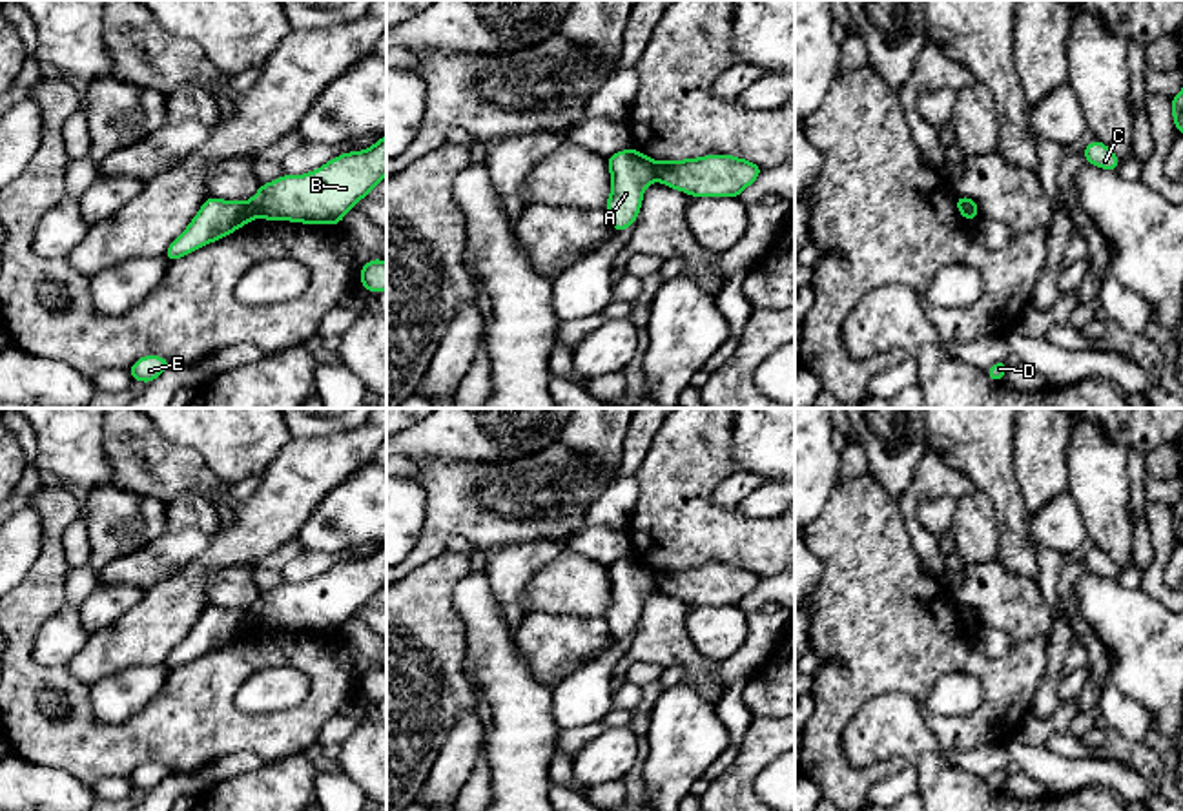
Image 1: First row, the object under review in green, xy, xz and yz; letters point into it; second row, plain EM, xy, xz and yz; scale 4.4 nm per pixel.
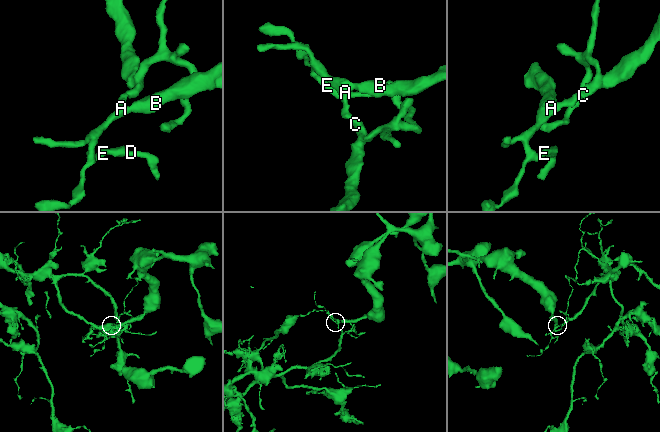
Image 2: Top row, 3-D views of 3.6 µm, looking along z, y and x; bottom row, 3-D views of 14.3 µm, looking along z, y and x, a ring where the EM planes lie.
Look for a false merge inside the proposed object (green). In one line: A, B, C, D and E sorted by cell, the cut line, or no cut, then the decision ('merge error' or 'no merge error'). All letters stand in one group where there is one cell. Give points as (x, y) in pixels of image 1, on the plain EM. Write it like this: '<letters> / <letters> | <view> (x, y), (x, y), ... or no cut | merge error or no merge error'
A C D E / B | xz (660, 571), (655, 587) | merge error

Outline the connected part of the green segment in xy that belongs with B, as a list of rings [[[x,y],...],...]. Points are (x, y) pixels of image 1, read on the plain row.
[[[386,543],[365,559],[346,559],[304,583],[281,583],[248,609],[253,627],[341,632],[386,583]]]

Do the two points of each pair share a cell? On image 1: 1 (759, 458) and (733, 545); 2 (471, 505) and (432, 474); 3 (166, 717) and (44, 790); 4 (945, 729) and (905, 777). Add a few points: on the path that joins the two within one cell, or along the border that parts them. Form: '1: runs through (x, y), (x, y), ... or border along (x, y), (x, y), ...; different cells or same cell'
1: border along (731, 429), (731, 458), (737, 471); different cells
2: runs through (462, 503), (442, 483); same cell
3: border along (30, 762), (64, 769), (92, 788); different cells
4: border along (906, 764), (870, 788); different cells

